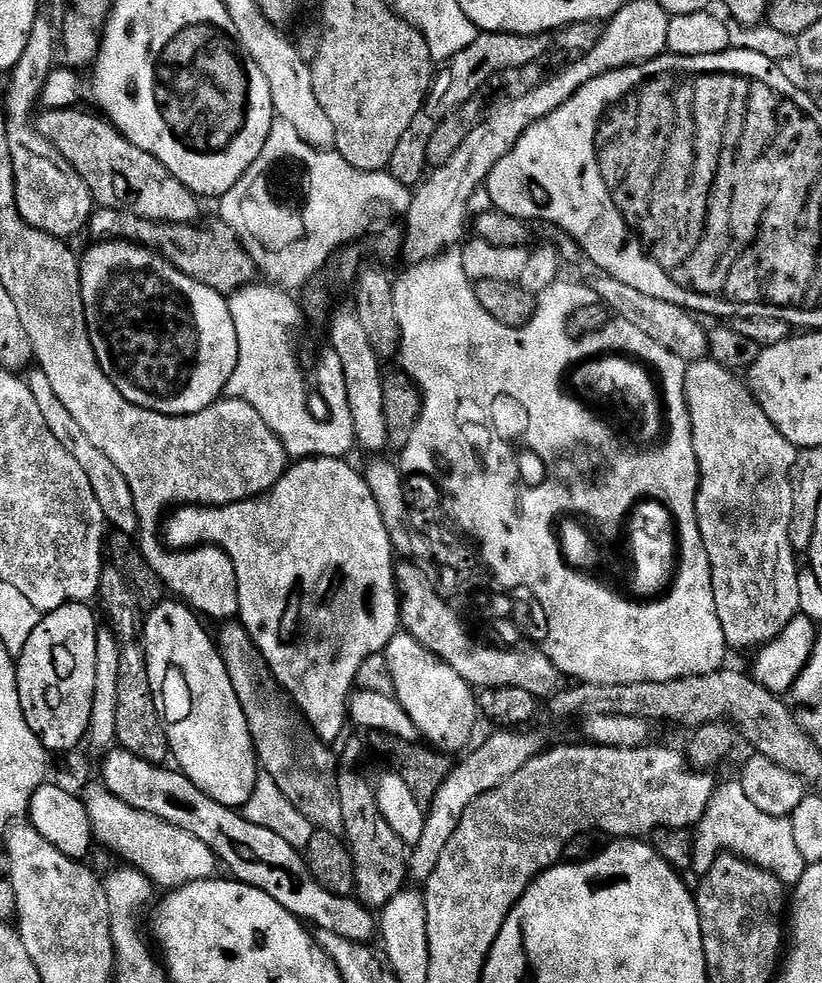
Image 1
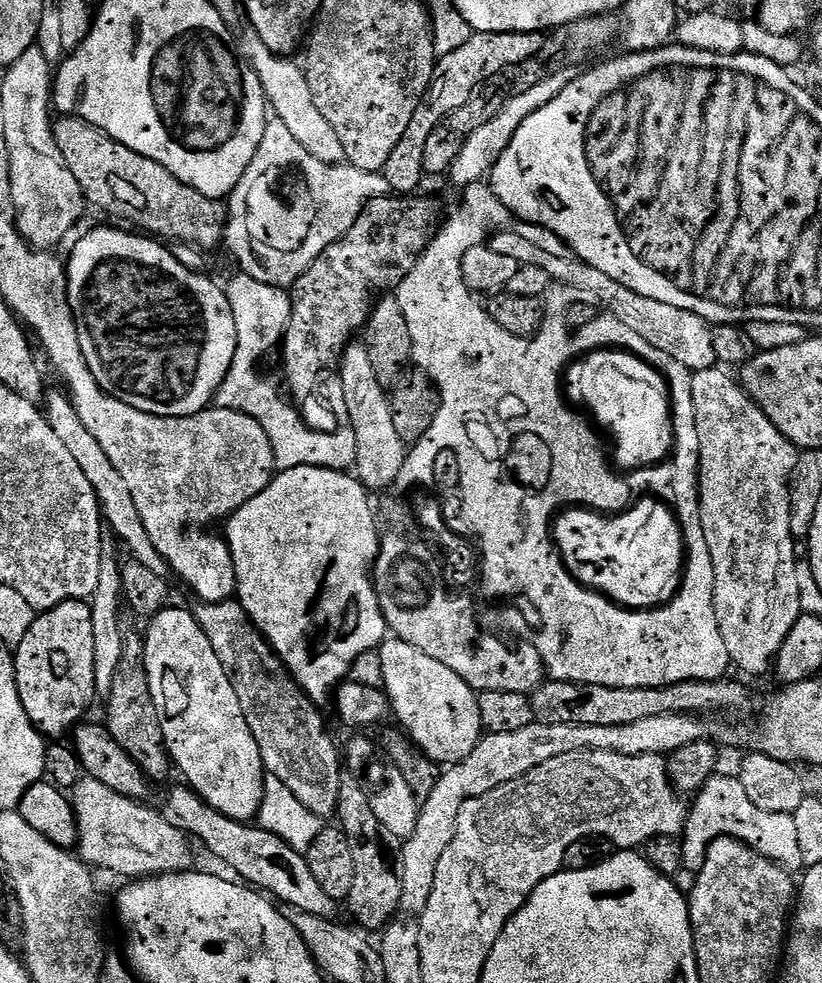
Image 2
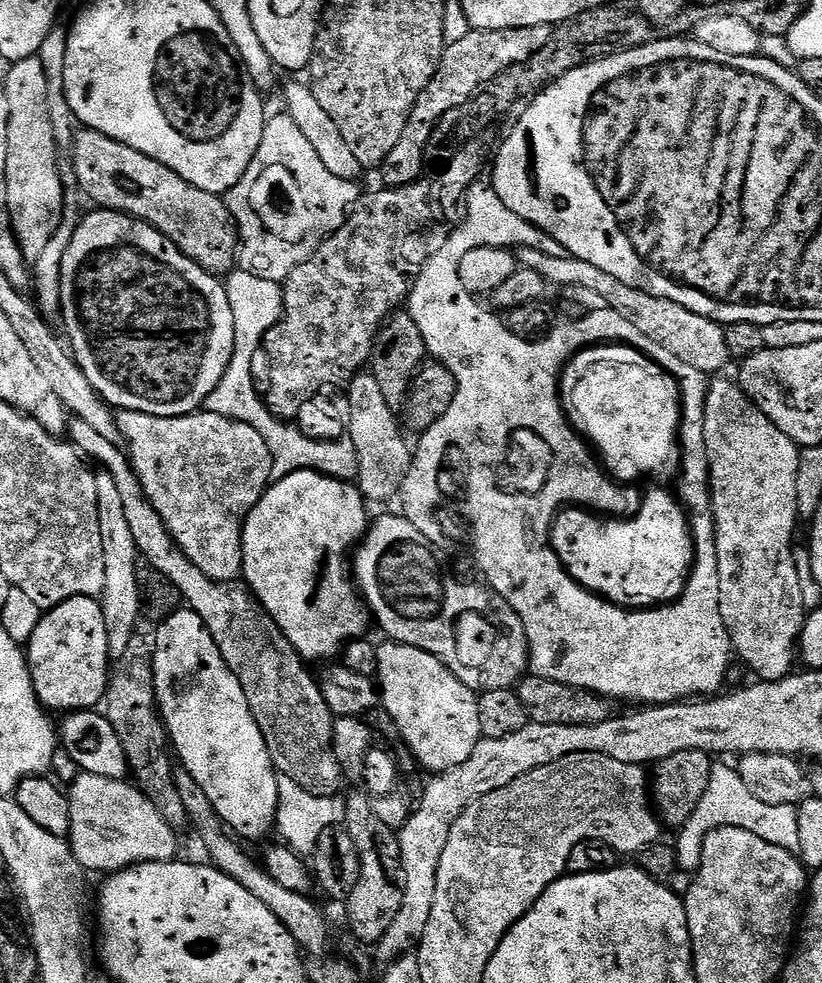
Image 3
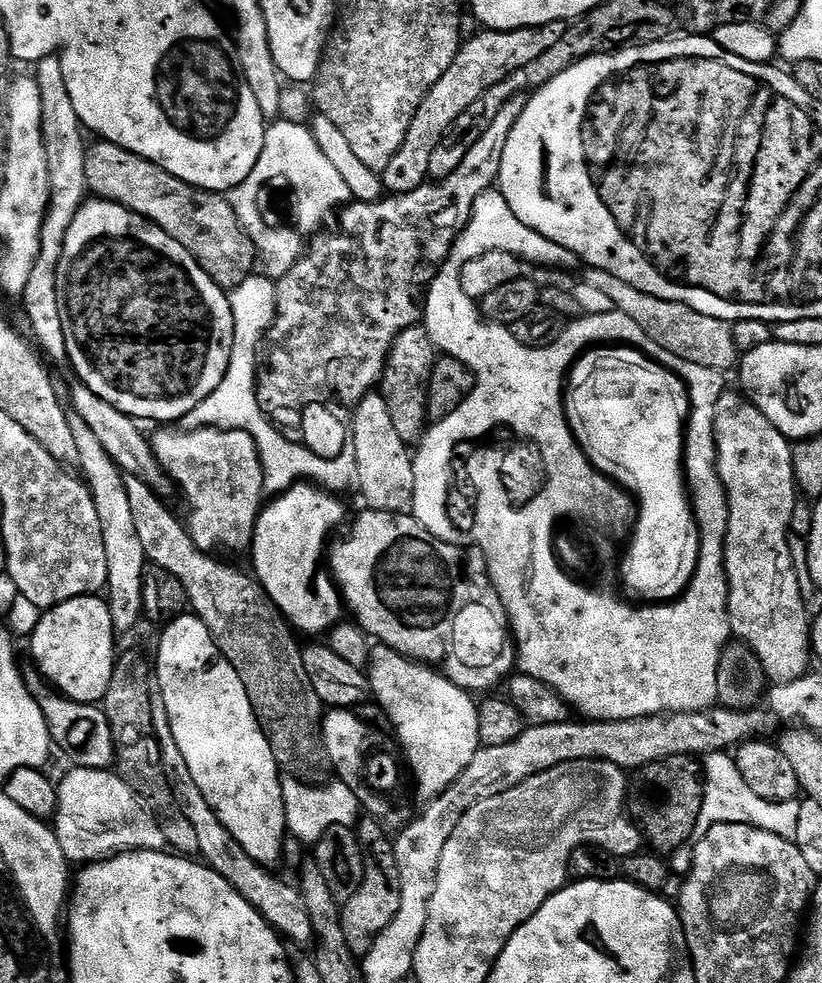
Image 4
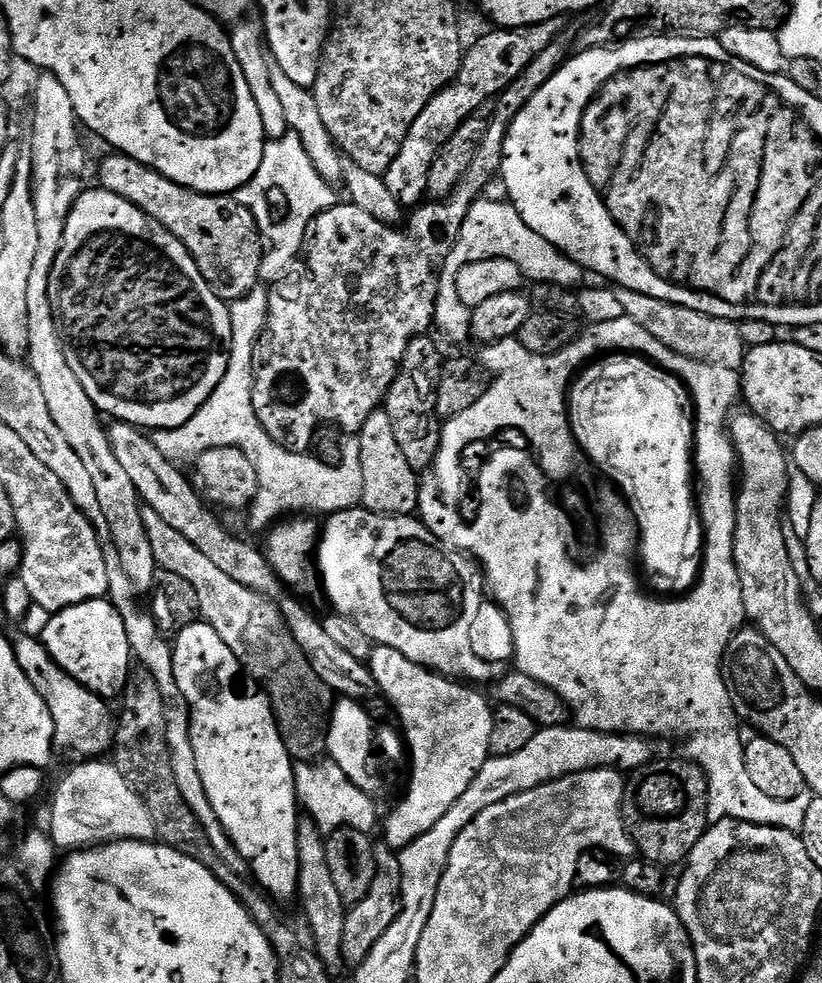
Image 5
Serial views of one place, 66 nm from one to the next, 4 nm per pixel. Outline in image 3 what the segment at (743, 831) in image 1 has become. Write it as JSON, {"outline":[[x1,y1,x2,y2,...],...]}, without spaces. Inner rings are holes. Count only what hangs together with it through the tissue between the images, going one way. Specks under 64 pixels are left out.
{"outline":[[713,767,710,774,710,786,706,786,706,794,696,808,696,813,689,818,684,827,679,829,676,849,676,867,681,873,694,874,700,869,702,846,704,840,719,828,741,828,750,830,750,834,758,834,766,842,774,842,774,846,782,846,782,850,799,853,798,846,798,814,797,805,770,806,766,802,758,802,750,790,746,790,746,782,742,782,739,771,735,767]]}

